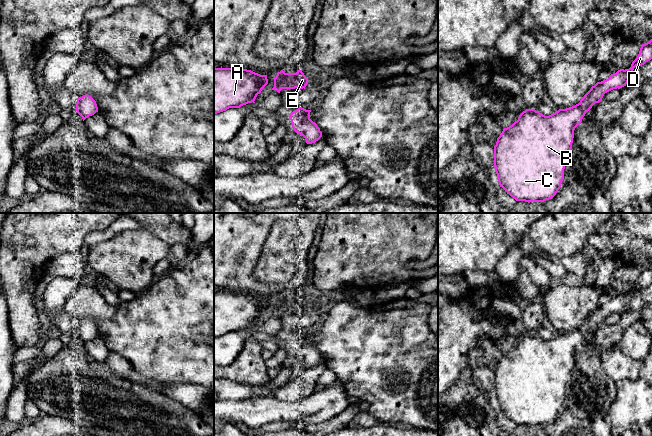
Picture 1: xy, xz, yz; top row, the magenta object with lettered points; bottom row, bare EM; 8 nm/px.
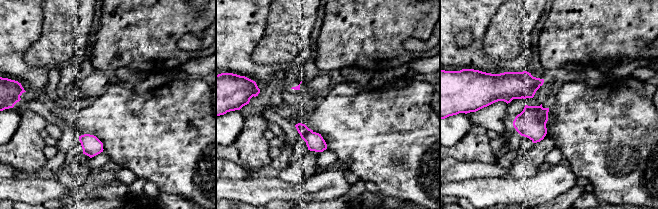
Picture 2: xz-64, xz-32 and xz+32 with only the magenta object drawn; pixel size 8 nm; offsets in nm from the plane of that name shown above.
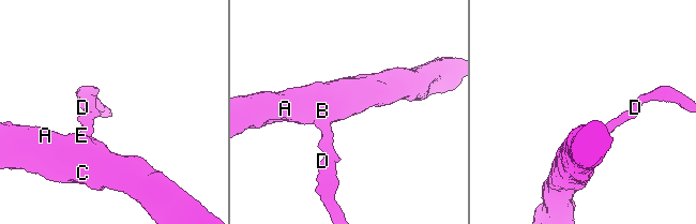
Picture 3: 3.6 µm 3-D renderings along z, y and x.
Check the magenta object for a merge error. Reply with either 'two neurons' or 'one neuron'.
one neuron

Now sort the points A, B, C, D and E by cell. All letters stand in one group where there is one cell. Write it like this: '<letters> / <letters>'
A B C D E

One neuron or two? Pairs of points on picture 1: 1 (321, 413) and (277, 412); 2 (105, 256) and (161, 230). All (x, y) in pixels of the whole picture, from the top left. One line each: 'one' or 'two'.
1: one
2: two

